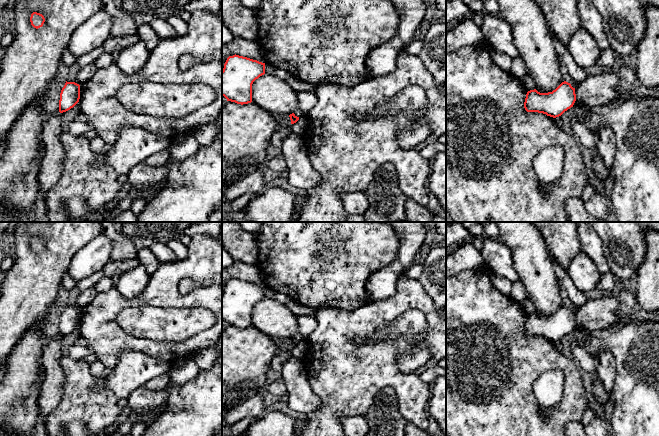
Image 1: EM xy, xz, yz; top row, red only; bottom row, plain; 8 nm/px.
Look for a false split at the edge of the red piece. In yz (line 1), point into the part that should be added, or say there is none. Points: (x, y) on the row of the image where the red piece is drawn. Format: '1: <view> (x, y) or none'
1: none

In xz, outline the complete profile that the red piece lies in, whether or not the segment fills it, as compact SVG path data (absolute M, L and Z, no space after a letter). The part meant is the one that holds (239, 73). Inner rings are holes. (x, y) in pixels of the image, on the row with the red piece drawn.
M229 56L222 70L222 96L237 104L252 102L252 84L265 74L265 63L247 57Z

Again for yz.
M564 81L552 92L540 93L536 89L528 91L524 108L527 112L543 113L556 118L573 107L575 101L575 88Z

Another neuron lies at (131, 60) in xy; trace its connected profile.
M139 40L135 44L128 46L117 54L116 65L127 75L138 74L145 66L150 51L145 43Z

